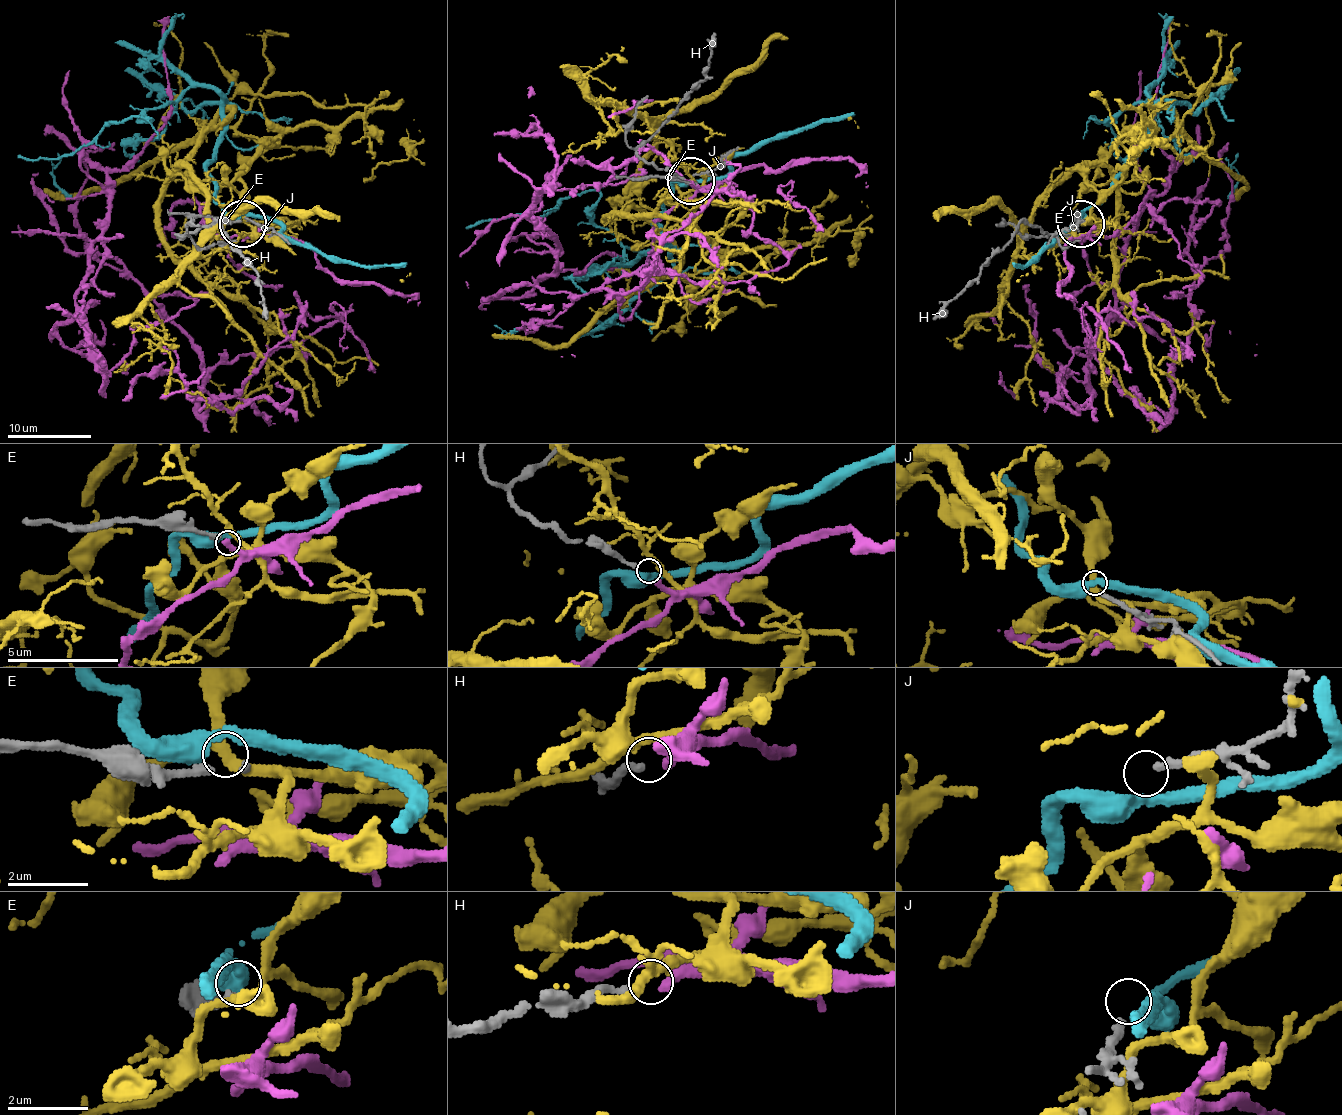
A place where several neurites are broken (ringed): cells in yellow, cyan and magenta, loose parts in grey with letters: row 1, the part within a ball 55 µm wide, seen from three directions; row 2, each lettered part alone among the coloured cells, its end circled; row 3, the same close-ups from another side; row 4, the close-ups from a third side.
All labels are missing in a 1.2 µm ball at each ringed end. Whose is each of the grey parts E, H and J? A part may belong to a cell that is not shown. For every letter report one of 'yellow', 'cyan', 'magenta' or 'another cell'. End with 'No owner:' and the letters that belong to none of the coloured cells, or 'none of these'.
E: another cell
H: magenta
J: another cell
No owner: E, J

